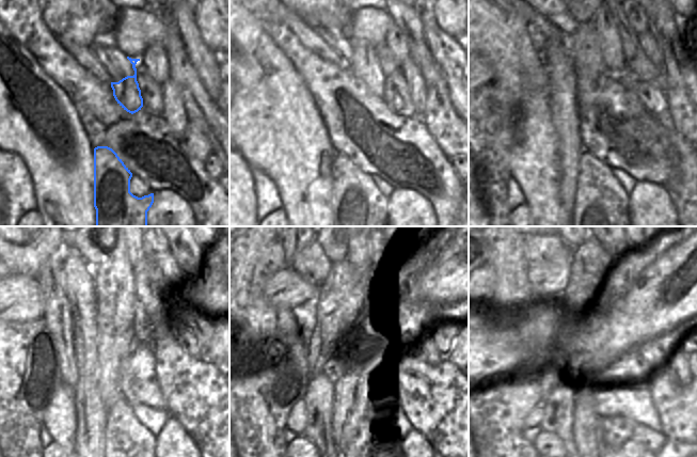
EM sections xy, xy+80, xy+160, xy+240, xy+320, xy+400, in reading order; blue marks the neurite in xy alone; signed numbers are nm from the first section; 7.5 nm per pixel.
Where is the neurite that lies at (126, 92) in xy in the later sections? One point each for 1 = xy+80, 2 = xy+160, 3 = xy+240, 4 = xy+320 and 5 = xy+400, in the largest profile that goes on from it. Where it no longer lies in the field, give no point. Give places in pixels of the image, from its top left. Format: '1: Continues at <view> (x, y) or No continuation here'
1: Continues at xy+80 (367, 64)
2: Continues at xy+160 (611, 43)
3: Continues at xy+240 (136, 253)
4: No continuation here
5: No continuation here.

